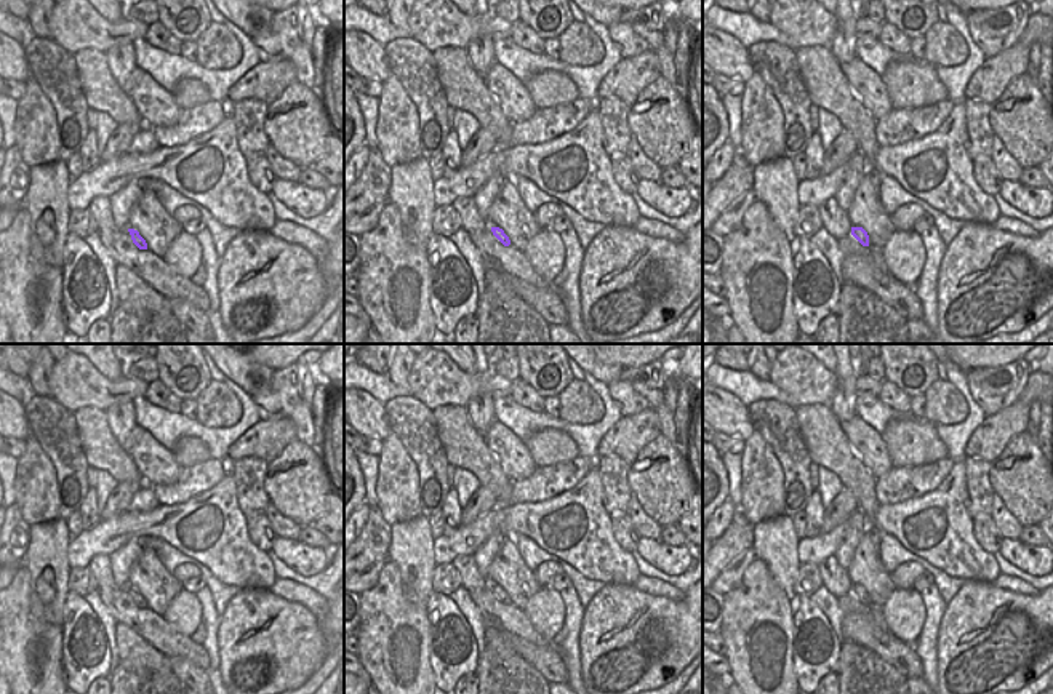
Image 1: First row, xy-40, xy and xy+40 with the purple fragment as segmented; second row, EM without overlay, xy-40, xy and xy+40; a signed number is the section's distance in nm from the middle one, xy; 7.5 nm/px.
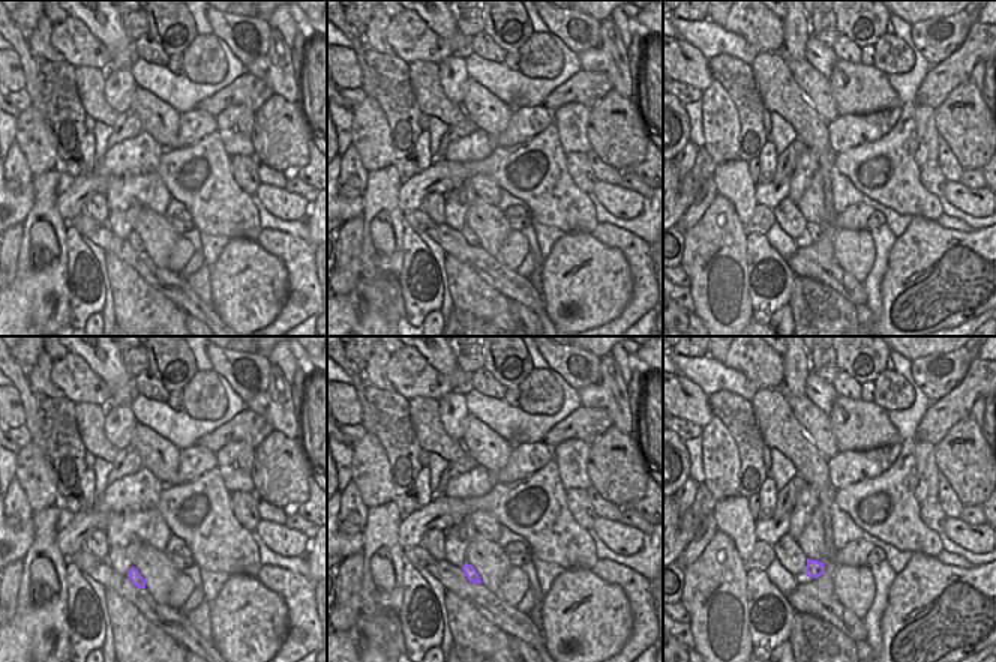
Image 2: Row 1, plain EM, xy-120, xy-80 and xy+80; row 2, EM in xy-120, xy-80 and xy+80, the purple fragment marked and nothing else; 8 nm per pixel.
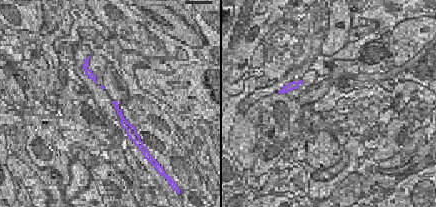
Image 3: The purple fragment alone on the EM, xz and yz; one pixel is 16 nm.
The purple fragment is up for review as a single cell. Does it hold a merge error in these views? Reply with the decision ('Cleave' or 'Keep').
Keep

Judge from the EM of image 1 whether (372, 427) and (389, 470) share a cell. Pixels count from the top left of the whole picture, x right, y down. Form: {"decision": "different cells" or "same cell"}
{"decision": "different cells"}

